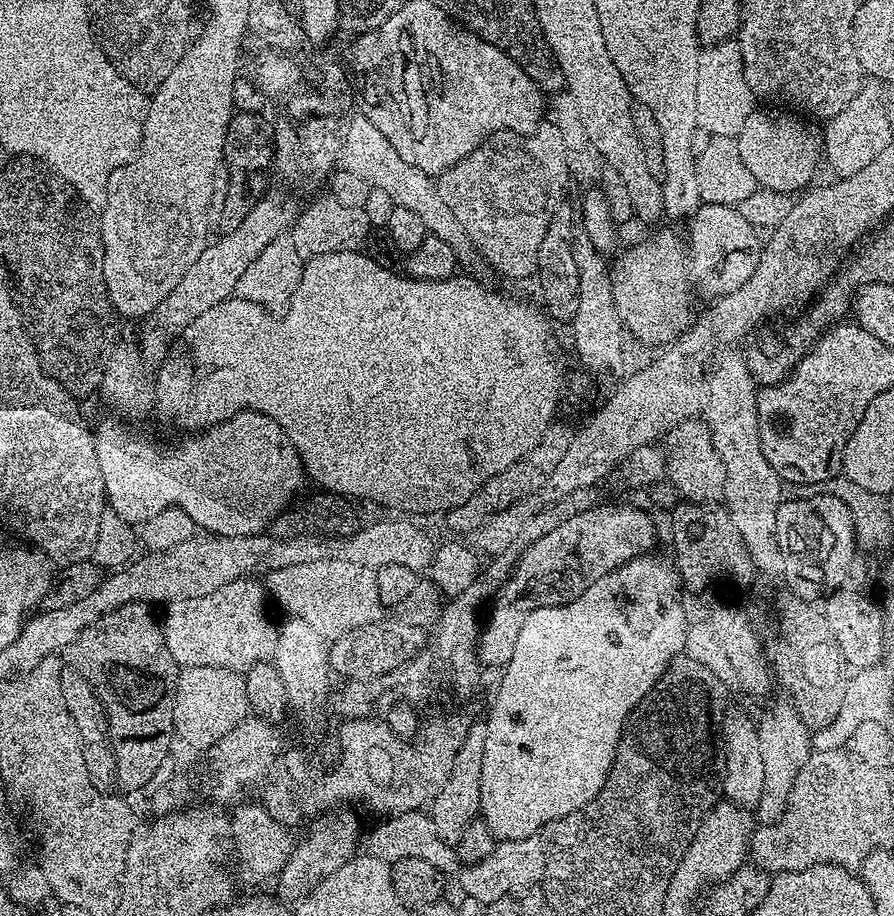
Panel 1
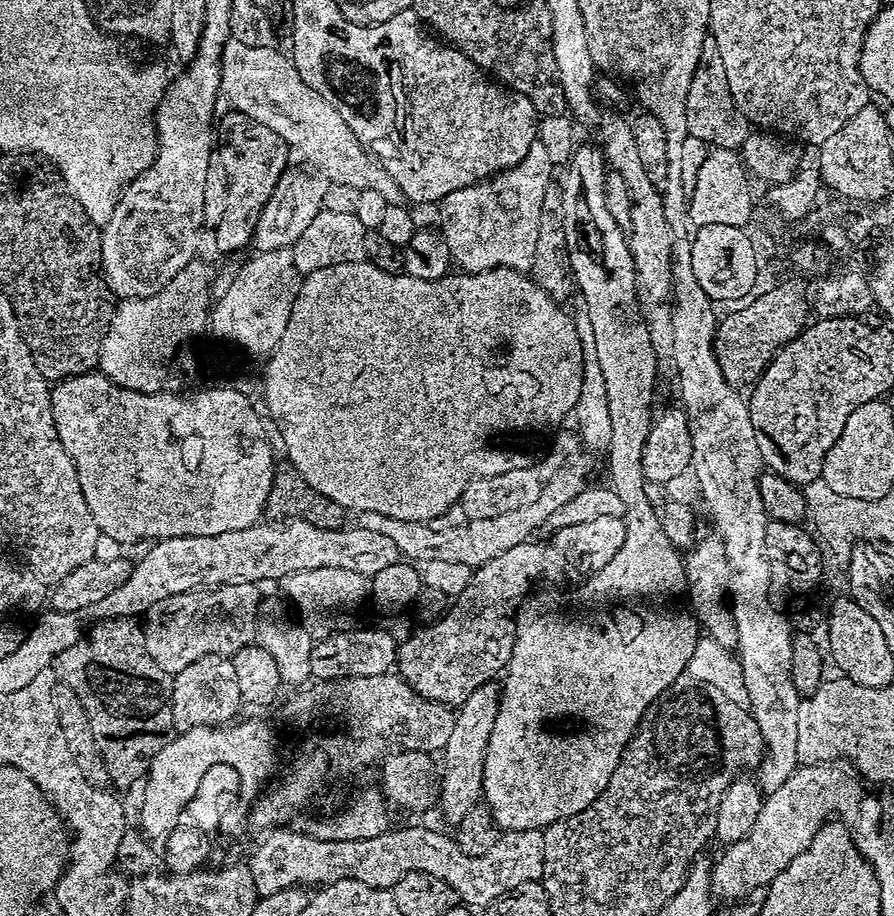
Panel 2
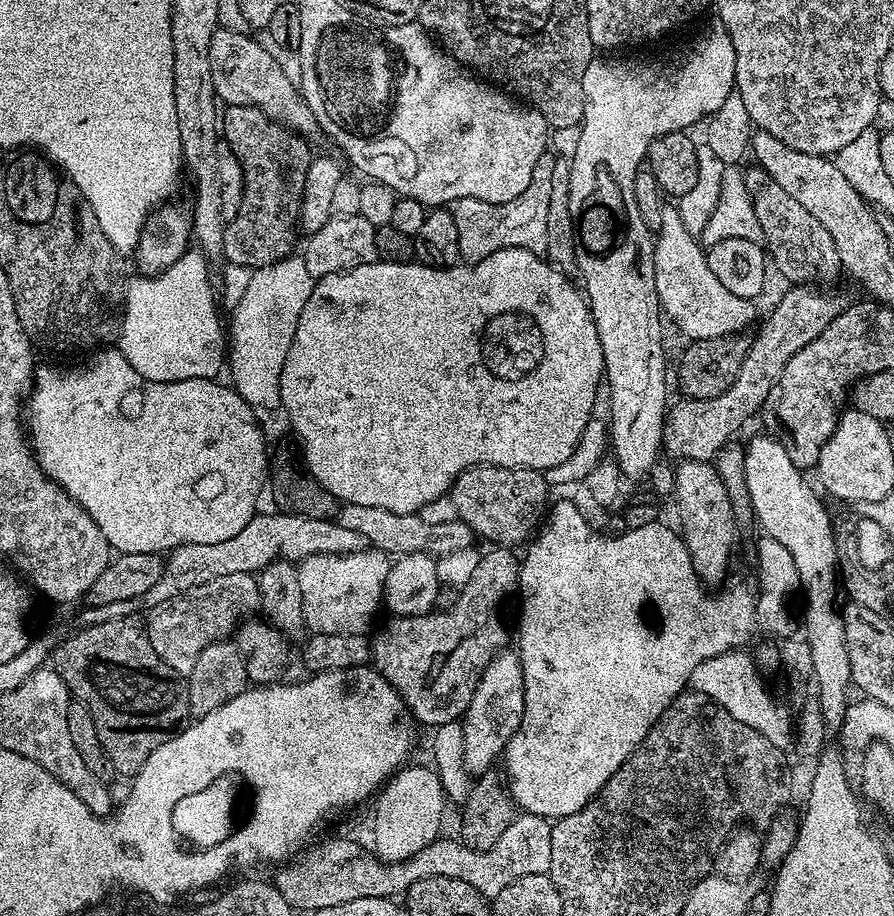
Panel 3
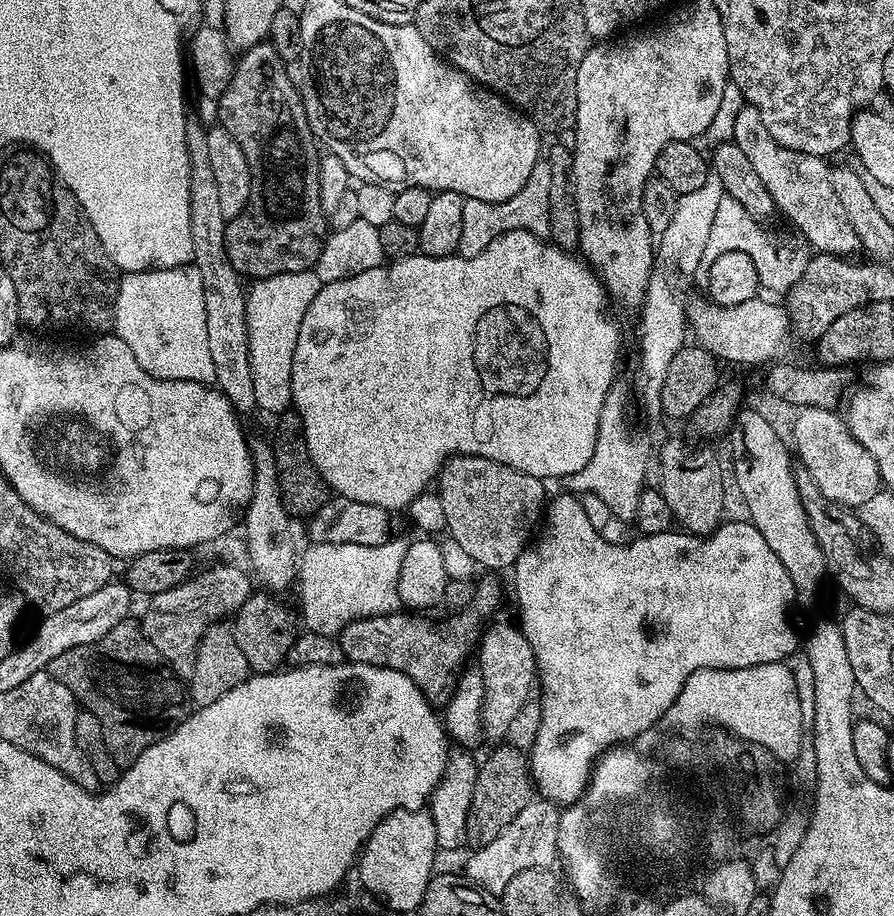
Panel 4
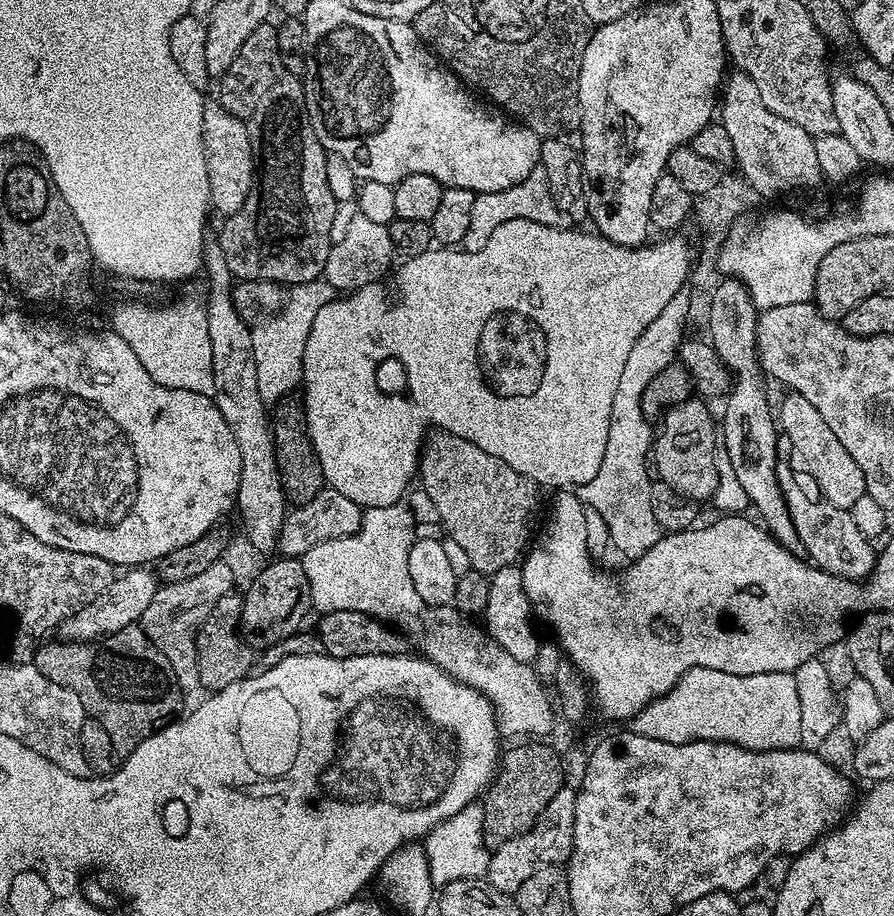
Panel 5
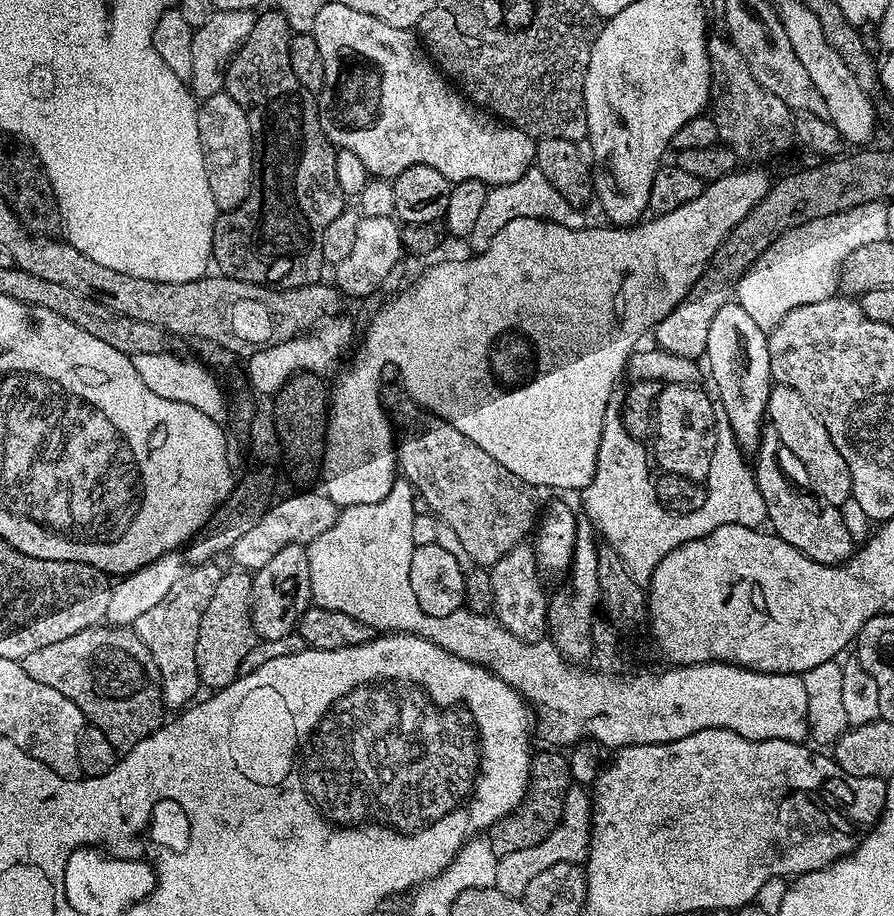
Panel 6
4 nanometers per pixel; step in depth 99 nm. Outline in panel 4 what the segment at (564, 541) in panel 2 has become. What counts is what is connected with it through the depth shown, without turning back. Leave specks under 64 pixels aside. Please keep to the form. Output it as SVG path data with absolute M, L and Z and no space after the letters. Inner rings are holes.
M479 581L476 584L476 599L471 600L462 611L449 615L449 620L444 620L441 624L423 620L420 617L423 615L409 614L404 610L387 612L384 616L363 616L361 620L347 624L338 633L344 660L398 670L419 686L424 697L433 706L447 705L465 667L463 664L467 662L471 652L473 655L482 636L482 625L493 615L492 607L499 596L500 588L494 581Z

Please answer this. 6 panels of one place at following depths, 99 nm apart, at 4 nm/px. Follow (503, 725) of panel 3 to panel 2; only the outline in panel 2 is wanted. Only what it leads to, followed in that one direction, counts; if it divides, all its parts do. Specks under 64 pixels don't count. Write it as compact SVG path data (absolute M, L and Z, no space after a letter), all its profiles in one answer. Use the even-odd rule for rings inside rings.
M493 682L478 686L466 702L455 709L456 721L450 740L443 748L444 778L438 784L438 805L444 811L444 816L451 822L466 818L466 814L475 804L481 803L484 795L484 767L487 764L487 750L490 746L490 736L494 734L494 721L498 719L502 688Z

